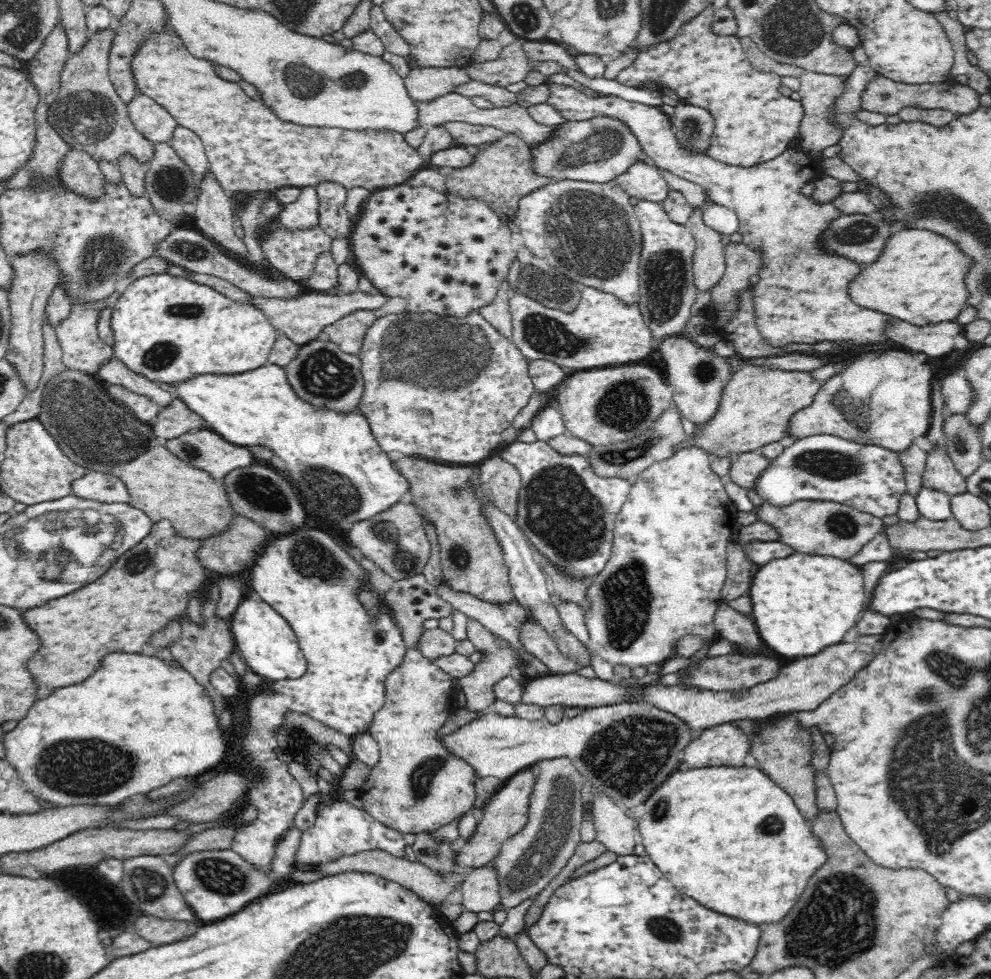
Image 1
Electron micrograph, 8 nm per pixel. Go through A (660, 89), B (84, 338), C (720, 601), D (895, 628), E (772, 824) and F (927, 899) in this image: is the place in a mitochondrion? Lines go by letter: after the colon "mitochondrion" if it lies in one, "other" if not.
A: other
B: other
C: other
D: other
E: mitochondrion
F: other

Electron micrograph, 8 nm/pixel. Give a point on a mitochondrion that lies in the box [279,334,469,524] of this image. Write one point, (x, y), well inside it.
(324, 376)

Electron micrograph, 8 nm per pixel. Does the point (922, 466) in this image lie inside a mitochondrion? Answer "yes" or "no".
no

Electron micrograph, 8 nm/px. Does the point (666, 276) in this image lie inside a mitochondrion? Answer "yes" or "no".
yes

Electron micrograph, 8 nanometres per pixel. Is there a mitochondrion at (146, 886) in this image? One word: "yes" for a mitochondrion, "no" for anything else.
yes

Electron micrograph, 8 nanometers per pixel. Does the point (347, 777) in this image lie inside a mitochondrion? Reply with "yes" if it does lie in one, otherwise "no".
no

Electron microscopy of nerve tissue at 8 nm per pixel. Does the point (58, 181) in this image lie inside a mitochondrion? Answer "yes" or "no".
no

